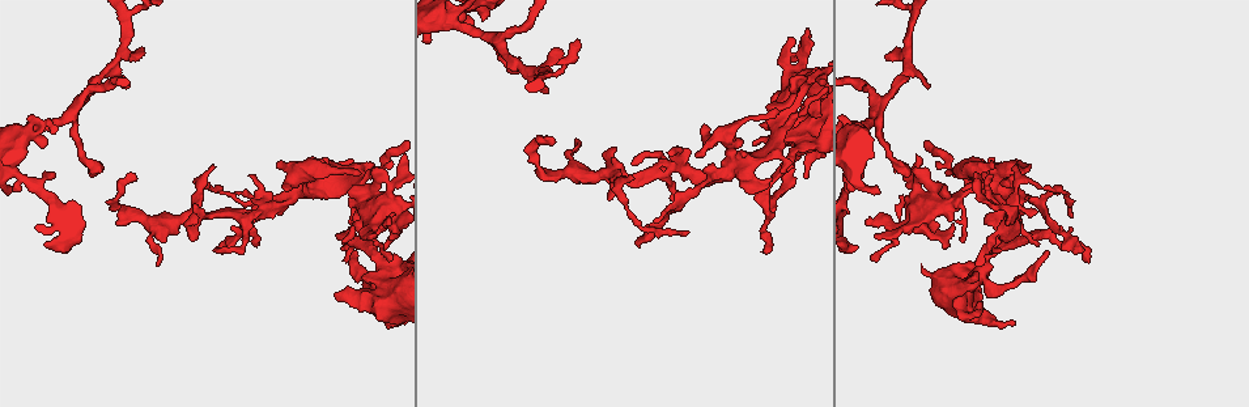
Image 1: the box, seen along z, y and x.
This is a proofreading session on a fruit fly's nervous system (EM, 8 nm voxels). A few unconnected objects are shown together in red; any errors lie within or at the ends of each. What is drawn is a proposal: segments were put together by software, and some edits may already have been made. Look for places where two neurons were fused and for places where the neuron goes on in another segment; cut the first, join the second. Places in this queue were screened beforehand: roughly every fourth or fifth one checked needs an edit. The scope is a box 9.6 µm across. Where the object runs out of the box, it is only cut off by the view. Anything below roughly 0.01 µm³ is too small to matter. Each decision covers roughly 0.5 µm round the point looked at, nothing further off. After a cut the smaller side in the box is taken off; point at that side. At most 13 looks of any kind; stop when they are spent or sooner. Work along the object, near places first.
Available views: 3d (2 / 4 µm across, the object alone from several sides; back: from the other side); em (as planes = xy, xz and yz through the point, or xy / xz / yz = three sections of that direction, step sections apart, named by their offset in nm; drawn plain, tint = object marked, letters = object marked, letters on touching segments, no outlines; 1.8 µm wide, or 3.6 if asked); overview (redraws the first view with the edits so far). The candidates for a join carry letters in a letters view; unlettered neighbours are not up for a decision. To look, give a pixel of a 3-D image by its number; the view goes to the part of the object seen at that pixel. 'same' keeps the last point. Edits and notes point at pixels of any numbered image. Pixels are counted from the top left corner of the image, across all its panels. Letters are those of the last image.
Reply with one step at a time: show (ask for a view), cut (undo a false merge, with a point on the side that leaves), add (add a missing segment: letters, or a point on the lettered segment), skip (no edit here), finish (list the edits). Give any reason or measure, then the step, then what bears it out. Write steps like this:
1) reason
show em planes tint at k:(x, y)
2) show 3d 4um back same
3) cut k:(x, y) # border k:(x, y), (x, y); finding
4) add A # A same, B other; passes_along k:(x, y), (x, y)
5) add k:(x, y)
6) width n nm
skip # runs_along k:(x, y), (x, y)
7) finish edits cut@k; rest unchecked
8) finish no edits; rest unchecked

branch stops here
show 3d 2um at 1:(776, 210)

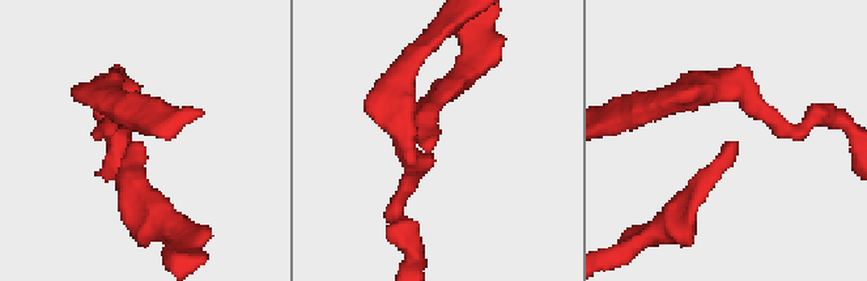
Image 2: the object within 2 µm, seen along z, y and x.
need the tissue
show em planes letters at 2:(729, 143)

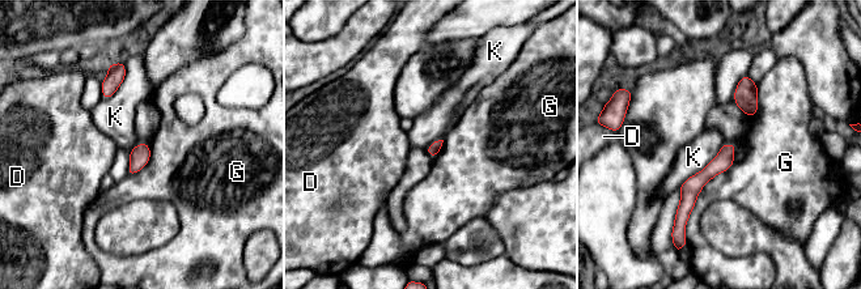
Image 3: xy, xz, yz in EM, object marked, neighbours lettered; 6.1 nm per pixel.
skip # D other, G other, K other; border 3:(726, 143), (678, 188); no lettered segment goes on from it

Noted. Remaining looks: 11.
thin end
show 3d 4um at 1:(352, 159)

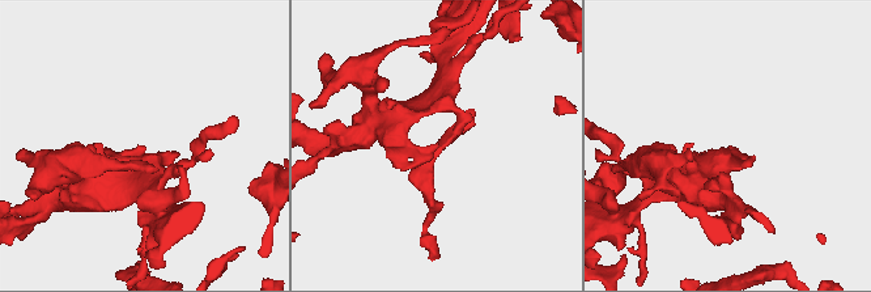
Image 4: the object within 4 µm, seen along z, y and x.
shape alone is not enough
show em planes letters at 4:(145, 150)

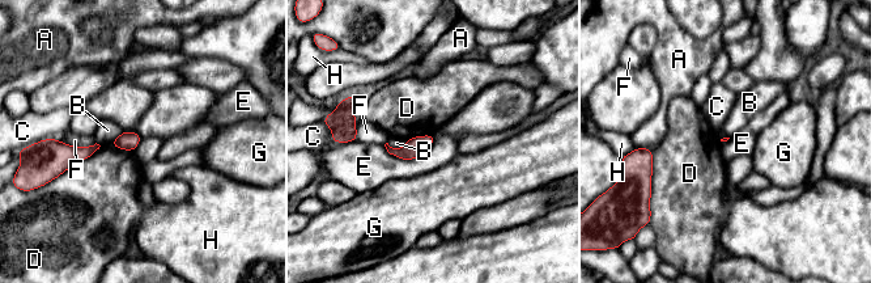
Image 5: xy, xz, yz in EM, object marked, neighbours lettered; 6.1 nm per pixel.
skip # A other, B other, C other, D other, E other, F other, G other, H other; border 5:(434, 136), (408, 160), (383, 146); none of them fits

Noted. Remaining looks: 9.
thin arm on a thick one
show em planes tint at 1:(612, 172)

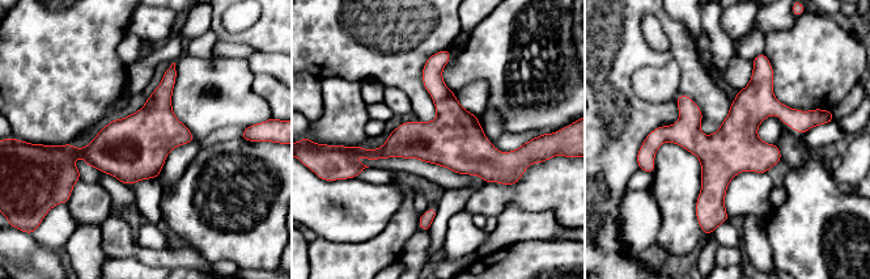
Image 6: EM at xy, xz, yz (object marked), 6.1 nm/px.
see the neighbours
show em planes letters same

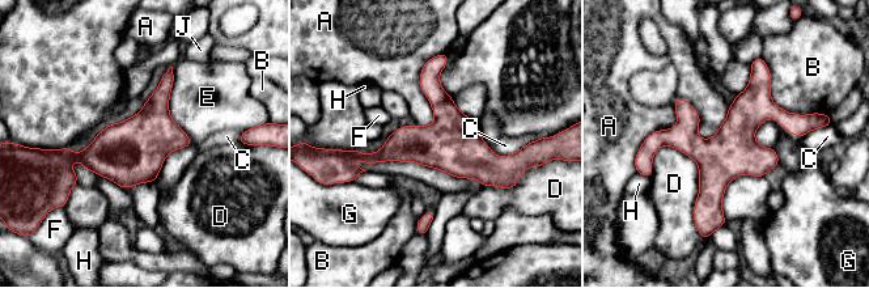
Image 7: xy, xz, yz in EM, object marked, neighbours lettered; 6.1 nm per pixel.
skip # A other, B other, C other, D other, E other, F other, G other, H other, J other; runs_along 7:(806, 127), (754, 113), (721, 145), (651, 148); continuous, no second neuron

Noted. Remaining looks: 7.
four or more arms meet
show em planes letters at 1:(1021, 203)

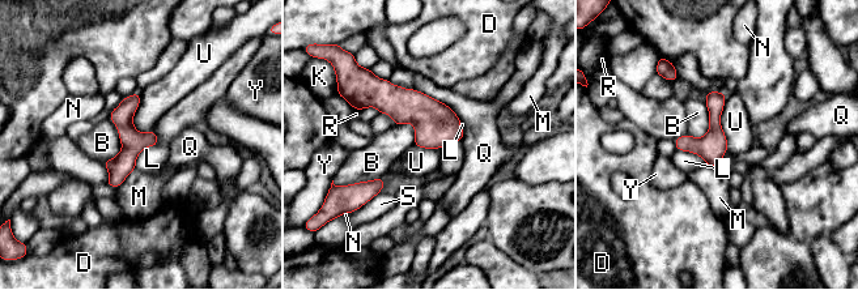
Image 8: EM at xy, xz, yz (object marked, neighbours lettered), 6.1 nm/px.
longest_contact U 360 nm
skip # B other, D other, K other, L other, M other, N other, Q other, R other, S other, U other, Y other; border 8:(723, 94), (721, 128), (727, 150); one neuron here

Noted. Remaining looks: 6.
free end
show em xz step 16 tint at 1:(756, 142)

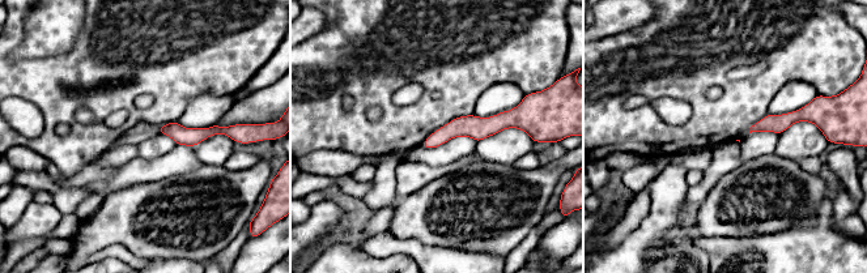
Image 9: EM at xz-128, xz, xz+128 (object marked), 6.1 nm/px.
cut it another way
show em planes letters same

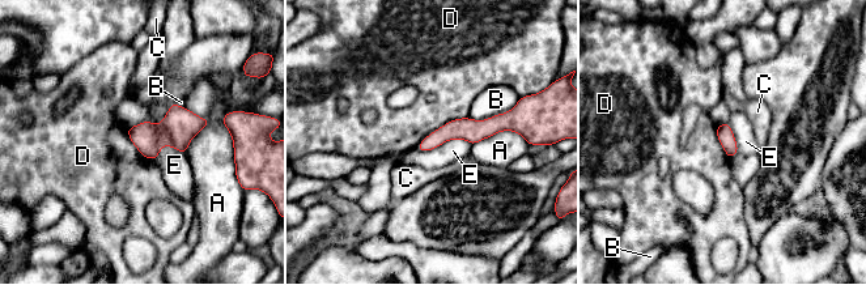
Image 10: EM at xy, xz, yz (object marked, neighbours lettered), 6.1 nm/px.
skip # A other, B other, C other, D other, E other; border 10:(468, 117), (448, 120), (416, 147); no lettered segment goes on from it

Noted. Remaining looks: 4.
finish no edits; rest unchecked

